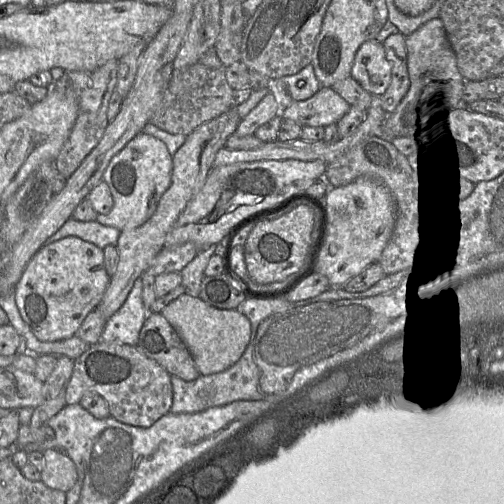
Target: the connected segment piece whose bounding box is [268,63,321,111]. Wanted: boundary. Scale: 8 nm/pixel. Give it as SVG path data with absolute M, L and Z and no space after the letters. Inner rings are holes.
M312 63L296 74L269 78L268 82L268 90L274 95L280 106L280 111L296 101L312 97L320 87Z

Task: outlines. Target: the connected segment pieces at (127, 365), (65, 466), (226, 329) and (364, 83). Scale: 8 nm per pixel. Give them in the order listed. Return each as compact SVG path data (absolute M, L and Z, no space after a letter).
M99 342L91 345L74 360L71 378L66 386L68 405L79 403L85 393L96 392L107 402L111 417L124 423L149 427L170 412L173 400L171 375L156 361L142 354L136 346Z
M56 449L43 451L44 468L41 473L41 481L48 487L69 491L77 481L77 469L73 460Z
M182 294L163 308L162 315L169 321L187 346L200 375L216 373L234 364L244 353L251 340L251 323L238 309L219 309L200 297Z
M373 39L359 47L351 76L374 97L386 92L391 83L392 66L382 43Z

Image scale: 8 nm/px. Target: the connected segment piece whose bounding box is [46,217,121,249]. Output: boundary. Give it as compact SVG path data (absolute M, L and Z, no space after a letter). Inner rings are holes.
M71 217L47 240L46 244L74 236L103 249L108 245L116 246L120 233L119 229L104 226L97 221L82 222Z

